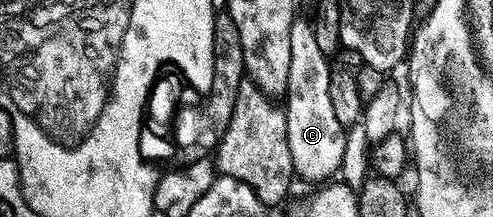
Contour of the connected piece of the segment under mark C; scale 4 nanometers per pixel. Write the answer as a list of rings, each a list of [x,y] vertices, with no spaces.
[[[301,16],[296,17],[291,26],[290,35],[290,69],[288,71],[287,88],[285,99],[287,104],[283,106],[287,118],[288,148],[291,150],[292,166],[294,173],[309,182],[328,181],[332,179],[341,168],[343,154],[346,146],[346,129],[339,124],[334,113],[331,97],[329,95],[329,84],[332,73],[330,59],[325,56],[316,43],[312,23]]]

